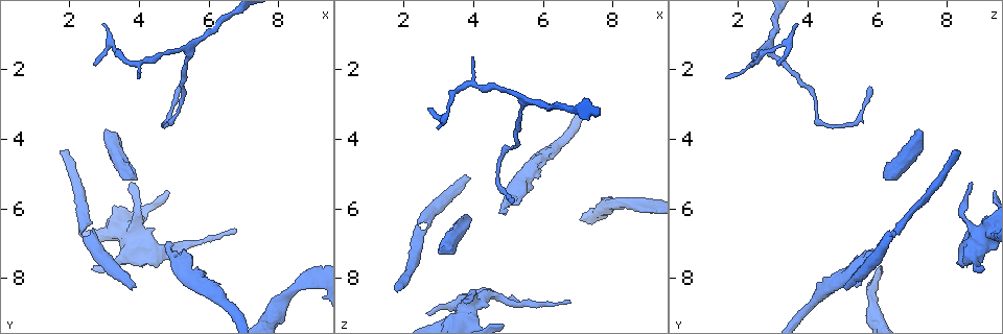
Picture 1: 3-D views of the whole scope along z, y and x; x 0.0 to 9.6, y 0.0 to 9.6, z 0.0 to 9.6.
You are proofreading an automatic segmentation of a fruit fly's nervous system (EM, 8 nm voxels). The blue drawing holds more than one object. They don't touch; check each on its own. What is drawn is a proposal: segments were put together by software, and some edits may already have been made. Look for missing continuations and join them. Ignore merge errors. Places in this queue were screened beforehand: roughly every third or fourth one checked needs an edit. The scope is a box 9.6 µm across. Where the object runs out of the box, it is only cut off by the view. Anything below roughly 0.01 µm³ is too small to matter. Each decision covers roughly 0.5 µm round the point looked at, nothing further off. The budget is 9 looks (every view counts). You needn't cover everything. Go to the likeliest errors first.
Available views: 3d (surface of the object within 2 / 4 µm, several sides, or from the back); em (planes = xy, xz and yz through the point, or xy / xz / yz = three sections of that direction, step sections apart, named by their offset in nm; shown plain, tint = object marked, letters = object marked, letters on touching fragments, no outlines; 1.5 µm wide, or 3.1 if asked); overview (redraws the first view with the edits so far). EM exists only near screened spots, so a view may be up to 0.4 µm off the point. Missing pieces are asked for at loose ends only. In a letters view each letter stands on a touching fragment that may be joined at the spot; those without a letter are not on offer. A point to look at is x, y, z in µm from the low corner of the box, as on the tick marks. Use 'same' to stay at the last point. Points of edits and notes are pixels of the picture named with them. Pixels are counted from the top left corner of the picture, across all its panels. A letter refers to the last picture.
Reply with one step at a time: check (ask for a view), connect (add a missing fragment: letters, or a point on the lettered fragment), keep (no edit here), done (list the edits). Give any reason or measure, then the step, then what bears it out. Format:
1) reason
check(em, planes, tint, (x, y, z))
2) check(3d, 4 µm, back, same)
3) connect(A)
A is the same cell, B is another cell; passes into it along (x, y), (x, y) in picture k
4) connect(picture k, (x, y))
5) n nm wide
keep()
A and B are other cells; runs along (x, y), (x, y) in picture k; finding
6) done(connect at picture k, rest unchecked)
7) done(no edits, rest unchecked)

free end
check(em, planes, tint, (3.90, 8.25, 5.15))

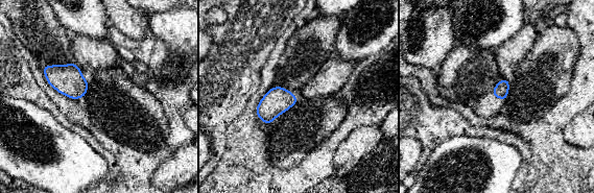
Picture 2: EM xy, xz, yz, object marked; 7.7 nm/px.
check(em, planes, letters, same)

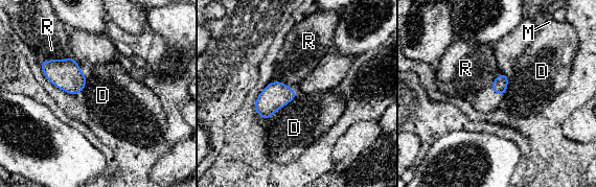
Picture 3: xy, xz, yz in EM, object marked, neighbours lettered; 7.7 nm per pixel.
D touches over 320 nm
keep()
D, M and R are other cells; border along (297, 94), (265, 119) in picture 3; none of them fits

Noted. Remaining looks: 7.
an open end
check(em, yz, step 8, letters, (1.75, 4.35, 8.40))

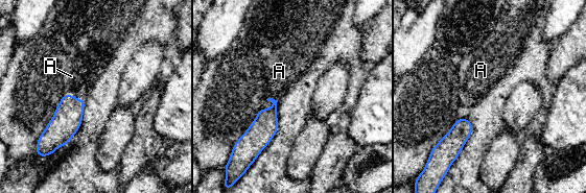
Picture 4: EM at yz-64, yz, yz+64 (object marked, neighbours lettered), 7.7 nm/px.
A touches over 100 nm
keep()
A is another cell; border along (265, 99), (273, 98), (277, 100) in picture 4; none of them fits

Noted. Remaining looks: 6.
check(em, planes, letters, (4.75, 6.95, 6.15))

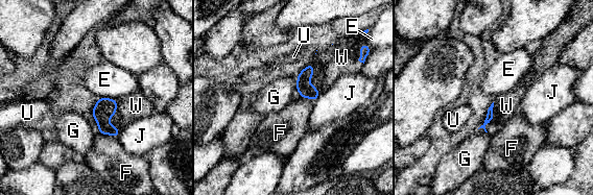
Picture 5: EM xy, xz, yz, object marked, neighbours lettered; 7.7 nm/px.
connect(W)
W is the same cell, E, F, G, J and U are other cells; passes into it along (306, 90), (310, 78), (330, 64) in picture 5; it goes on there

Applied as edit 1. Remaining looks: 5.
done(connect at picture 5, rest unchecked)

